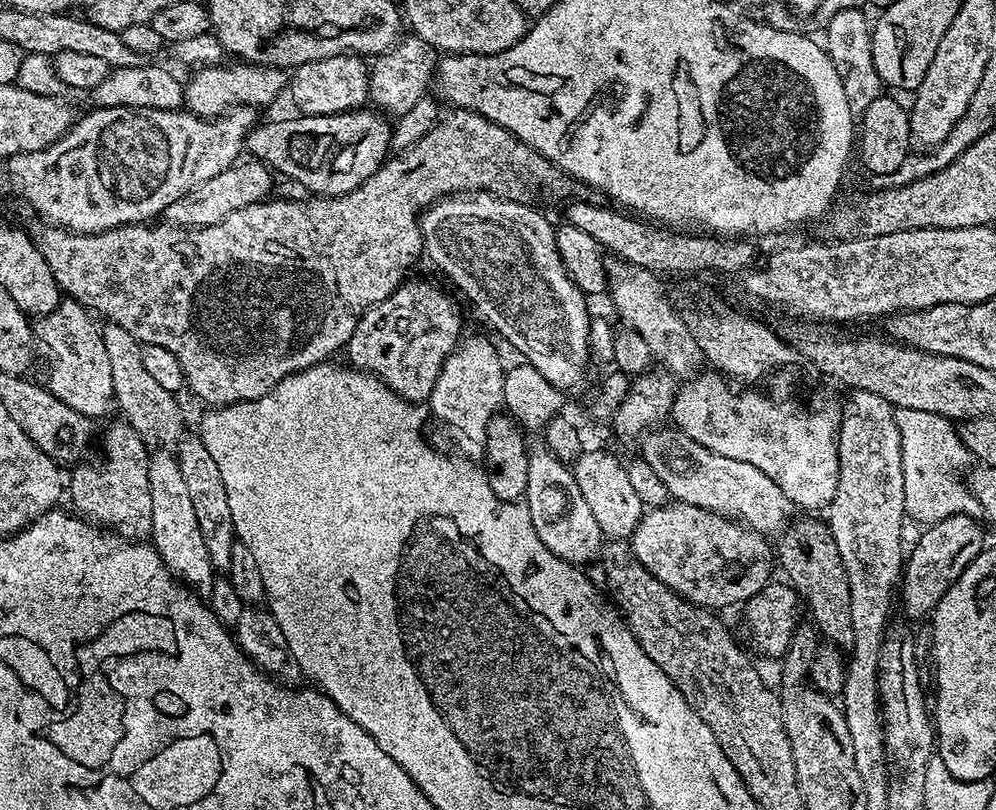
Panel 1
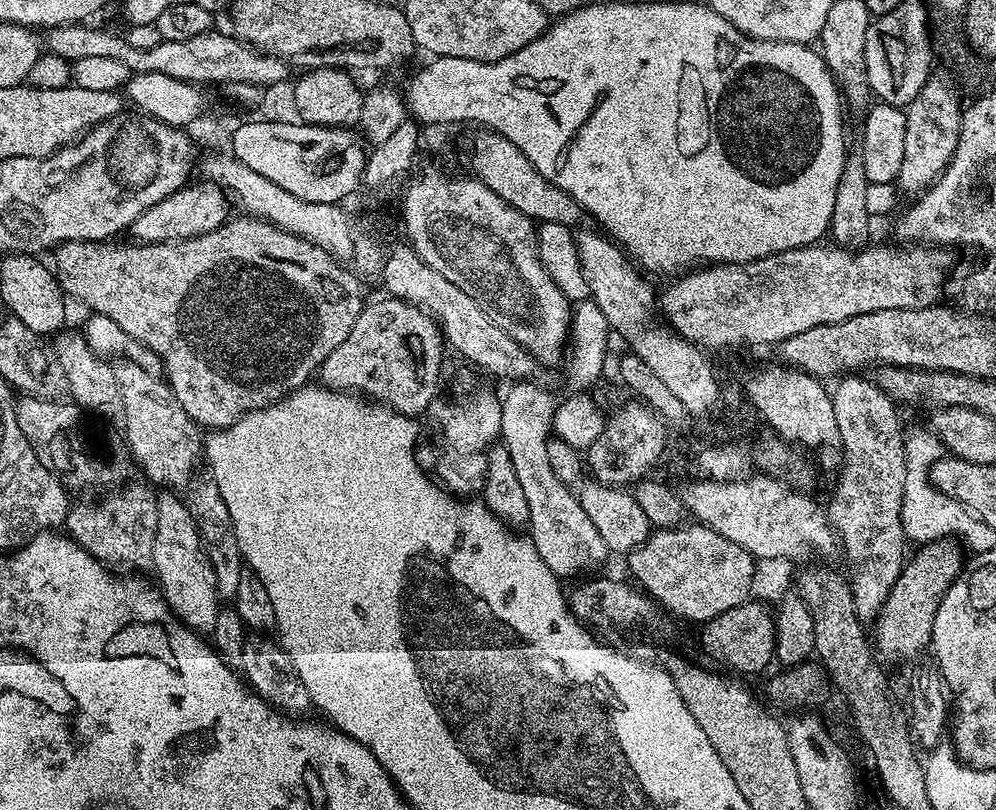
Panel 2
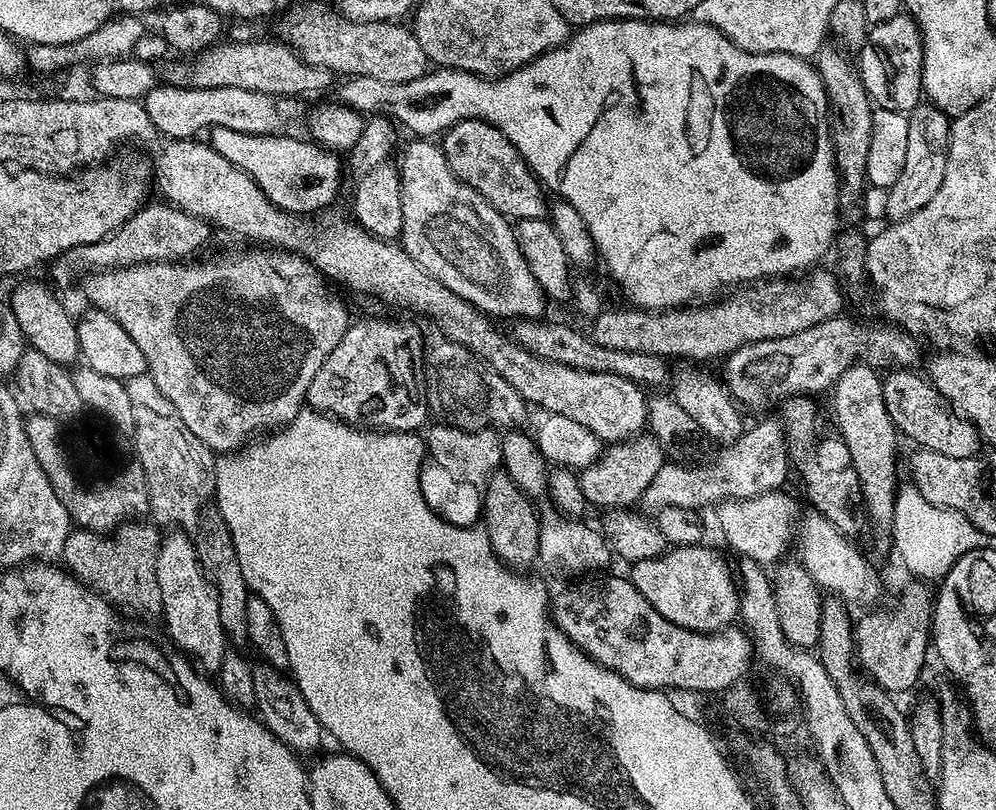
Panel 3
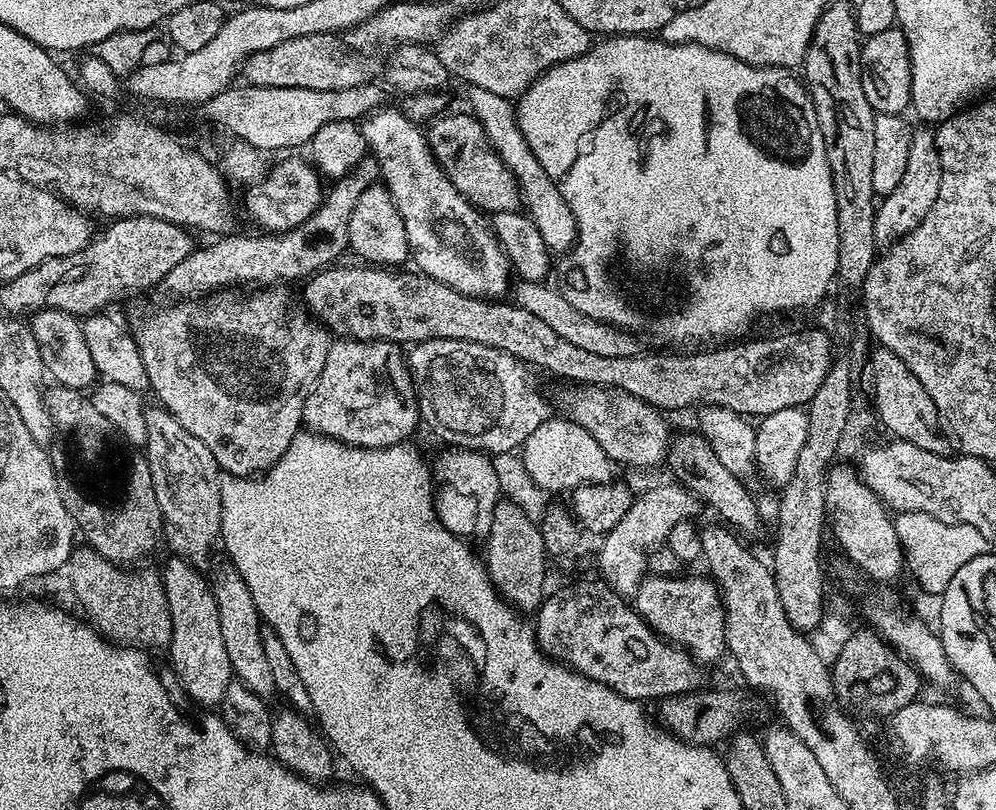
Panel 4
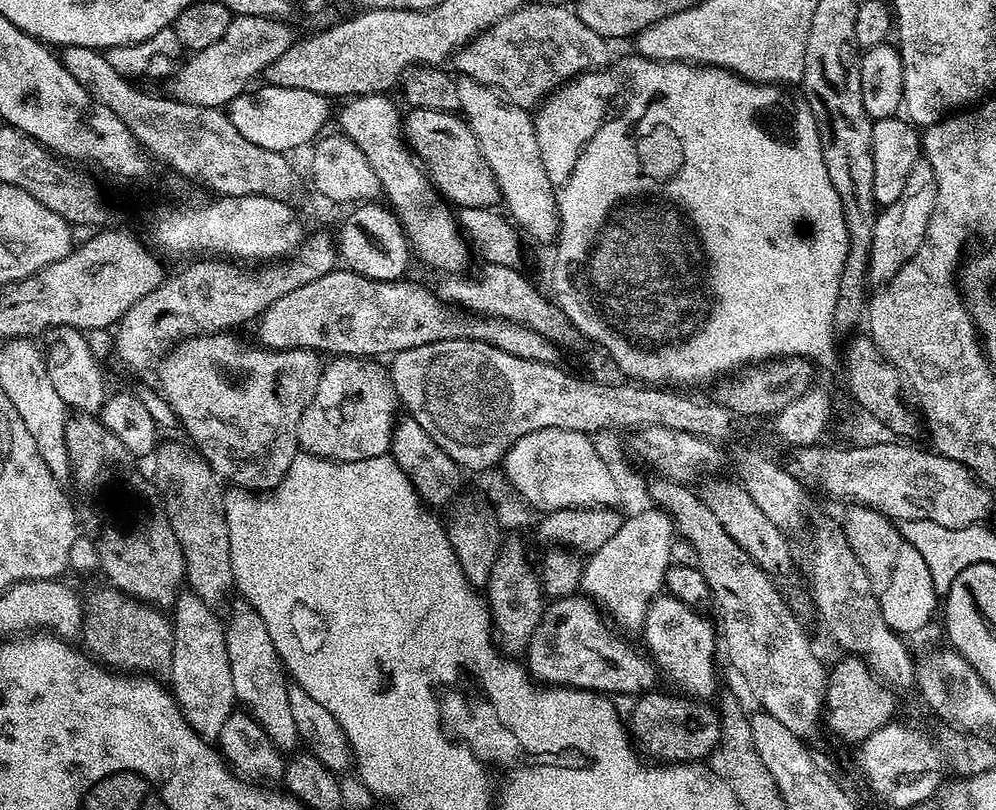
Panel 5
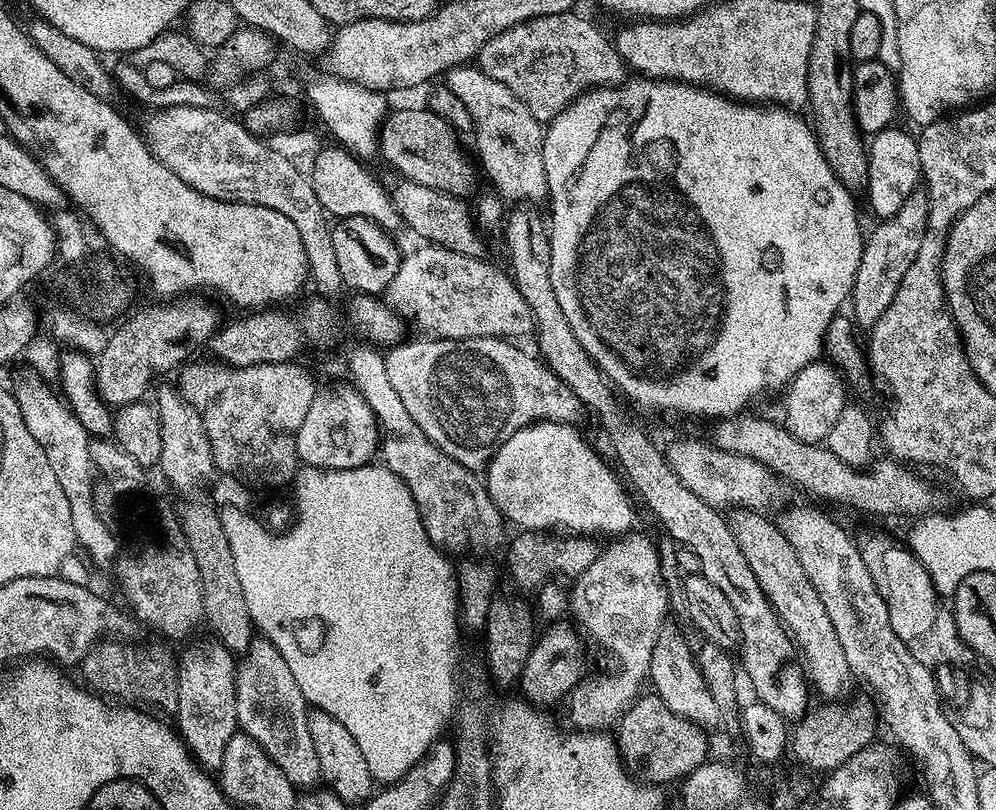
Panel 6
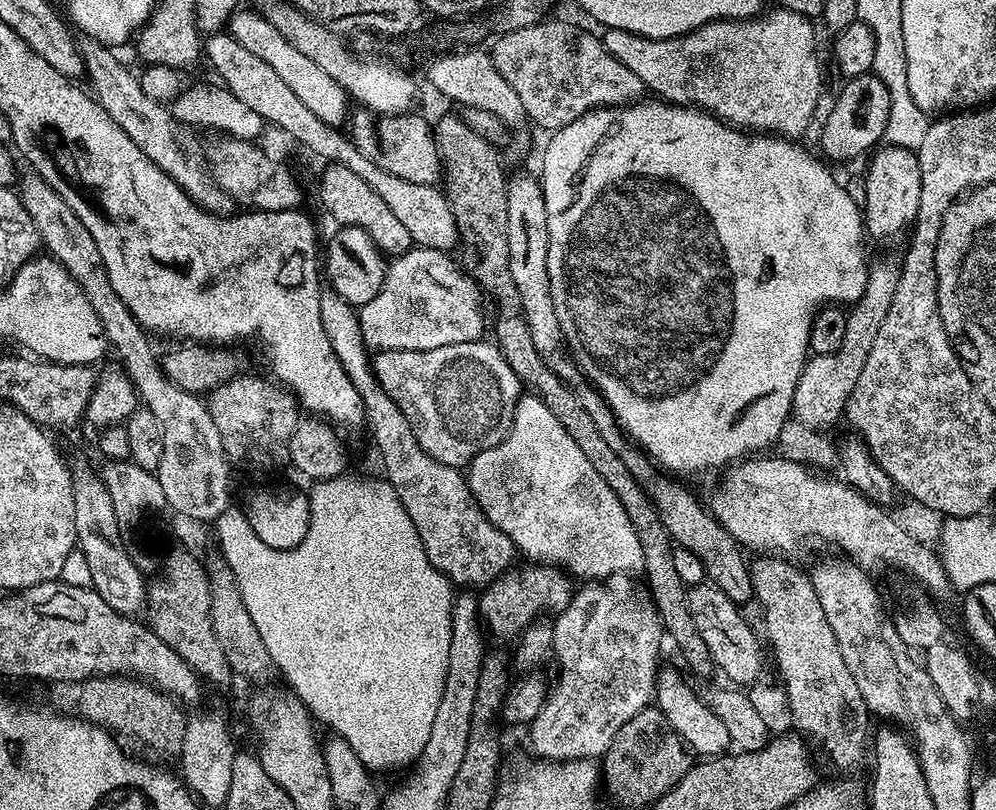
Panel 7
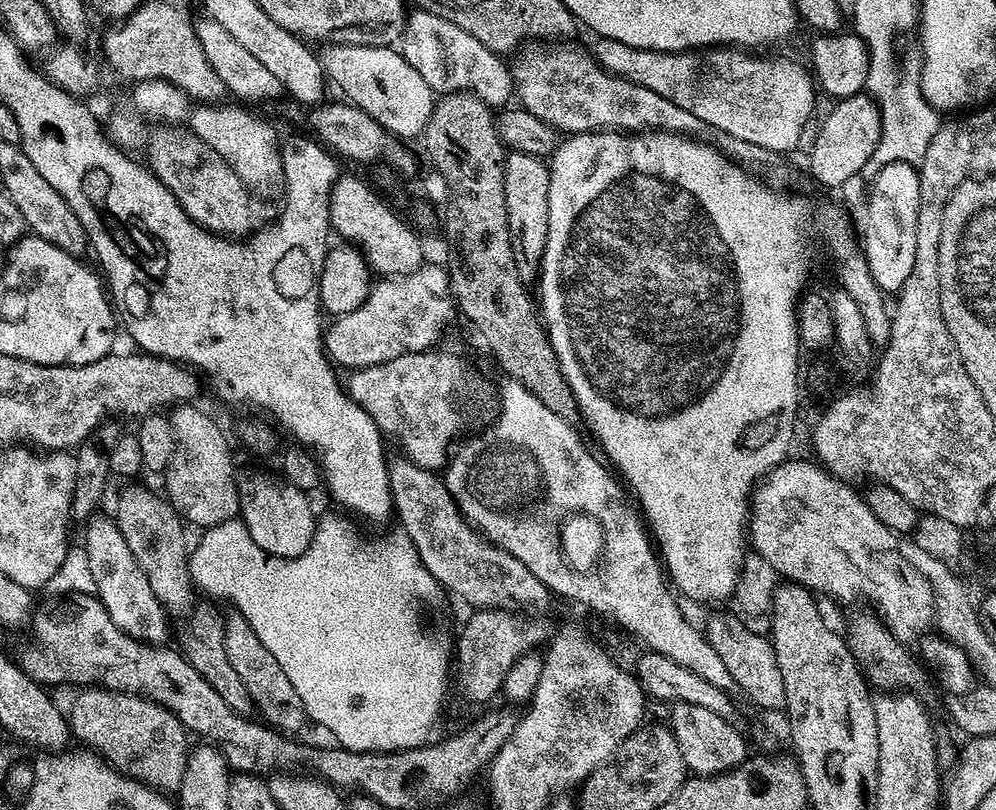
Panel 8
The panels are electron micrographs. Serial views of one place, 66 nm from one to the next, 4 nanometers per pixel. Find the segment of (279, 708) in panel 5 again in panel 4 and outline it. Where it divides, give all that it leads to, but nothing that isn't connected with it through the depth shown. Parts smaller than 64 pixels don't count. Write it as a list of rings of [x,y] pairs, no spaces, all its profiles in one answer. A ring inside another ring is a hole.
[[[223,562],[210,573],[210,585],[214,601],[218,606],[219,625],[222,626],[223,645],[226,646],[227,657],[235,679],[241,680],[251,692],[263,698],[276,692],[273,671],[270,670],[262,646],[262,621],[258,606],[254,606],[254,594],[250,594],[250,586],[242,582],[242,574],[231,562]]]

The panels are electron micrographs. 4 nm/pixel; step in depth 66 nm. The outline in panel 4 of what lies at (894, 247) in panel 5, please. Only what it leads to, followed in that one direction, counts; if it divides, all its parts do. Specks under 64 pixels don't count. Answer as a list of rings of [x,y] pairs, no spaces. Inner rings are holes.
[[[917,127],[910,138],[910,159],[906,161],[906,171],[898,181],[898,186],[894,186],[894,190],[890,190],[890,194],[876,204],[873,234],[876,236],[877,245],[891,246],[906,234],[913,232],[922,222],[922,218],[926,218],[926,214],[930,214],[930,206],[934,206],[934,202],[938,202],[938,190],[942,187],[942,162],[938,158],[936,134],[931,127],[920,127],[924,128]]]

